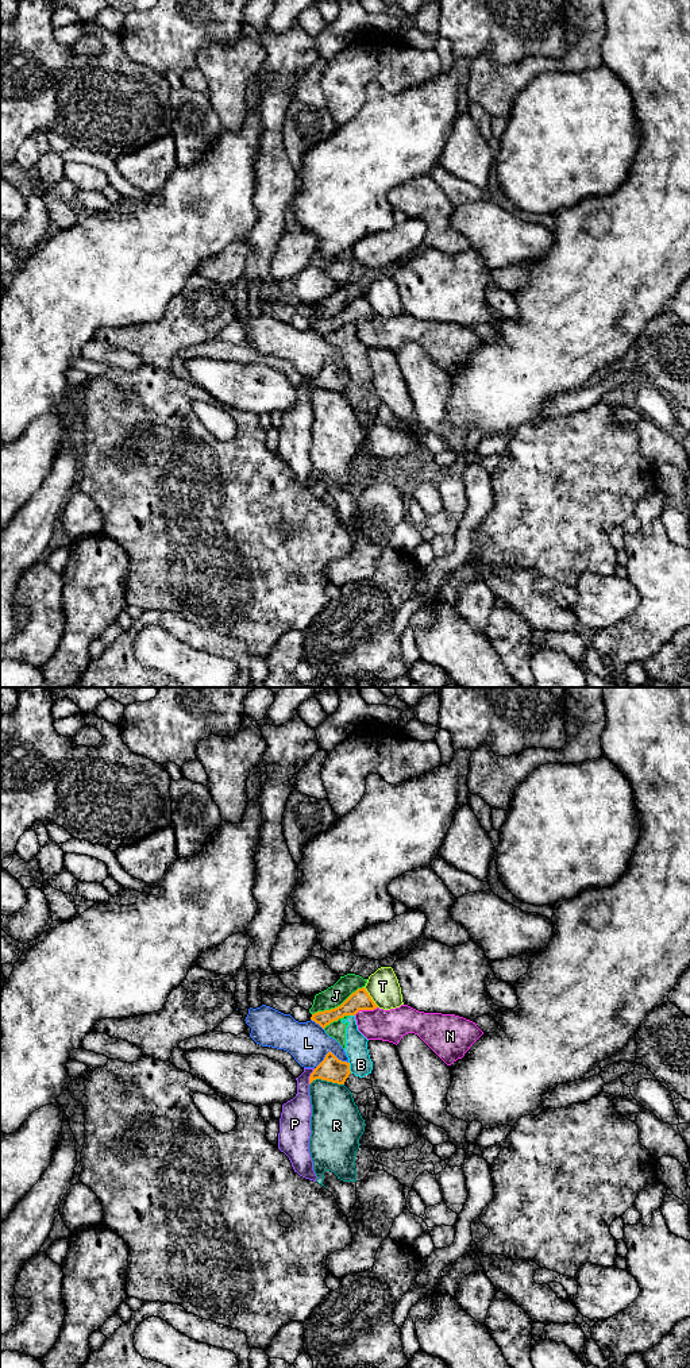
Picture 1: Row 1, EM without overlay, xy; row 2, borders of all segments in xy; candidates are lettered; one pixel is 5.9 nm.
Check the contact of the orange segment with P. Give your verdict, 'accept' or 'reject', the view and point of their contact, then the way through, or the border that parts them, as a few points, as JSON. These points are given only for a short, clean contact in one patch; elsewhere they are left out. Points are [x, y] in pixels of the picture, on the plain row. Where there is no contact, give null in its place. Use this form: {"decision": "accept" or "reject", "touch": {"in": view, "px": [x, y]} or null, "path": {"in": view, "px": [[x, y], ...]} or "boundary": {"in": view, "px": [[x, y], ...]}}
{"decision": "reject", "touch": {"in": "xy", "px": [309, 385]}, "boundary": {"in": "xy", "px": [[315, 377], [308, 392]]}}

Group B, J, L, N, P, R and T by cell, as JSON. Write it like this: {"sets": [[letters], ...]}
{"sets": [["B", "J", "P"], ["L"], ["N"], ["R"], ["T"]]}

